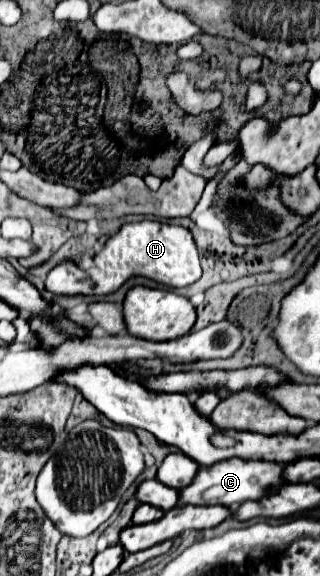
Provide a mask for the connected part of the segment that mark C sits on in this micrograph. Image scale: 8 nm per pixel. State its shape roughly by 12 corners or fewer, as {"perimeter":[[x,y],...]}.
{"perimeter":[[231,458],[199,468],[183,504],[235,510],[285,484],[283,464]]}

